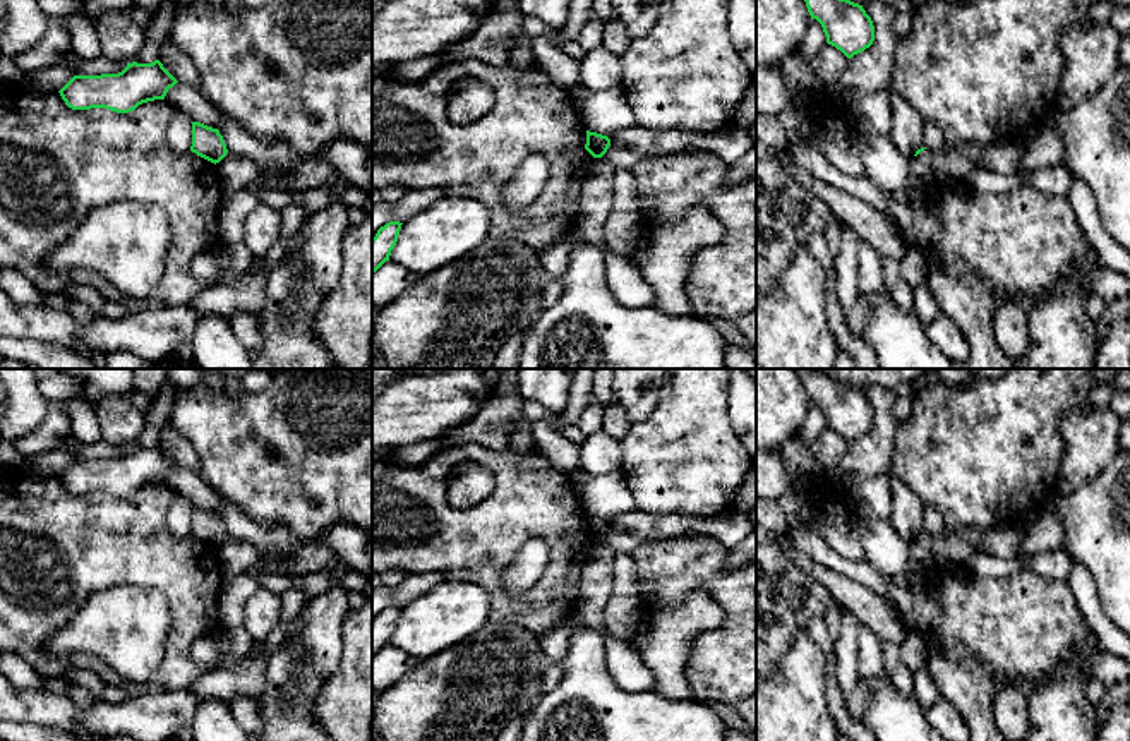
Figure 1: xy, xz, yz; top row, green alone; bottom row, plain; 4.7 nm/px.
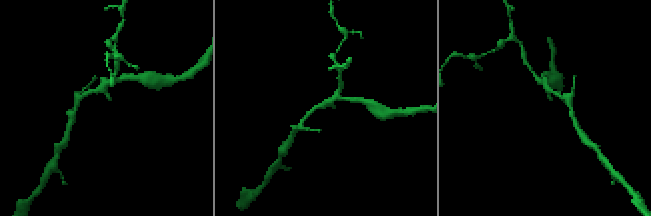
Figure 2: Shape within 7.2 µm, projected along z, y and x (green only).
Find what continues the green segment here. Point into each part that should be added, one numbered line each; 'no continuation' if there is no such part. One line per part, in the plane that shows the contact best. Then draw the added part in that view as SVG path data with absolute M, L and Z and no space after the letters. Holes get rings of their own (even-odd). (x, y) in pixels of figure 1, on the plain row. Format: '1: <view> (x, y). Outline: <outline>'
no continuation

